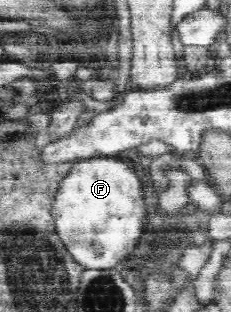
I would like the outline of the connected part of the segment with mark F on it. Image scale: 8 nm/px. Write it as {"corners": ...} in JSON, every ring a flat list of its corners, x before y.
{"corners":[[99,156,87,158,73,163,67,174,63,176,55,193,51,204,51,215,55,235,65,244,65,248,73,260,83,264,85,268,97,268,97,270,113,268,119,262,127,262,128,256,137,246,137,240,143,236,145,218,150,216,147,206,145,206,141,178,125,162,121,162,117,158,107,158,107,156,105,158]]}

